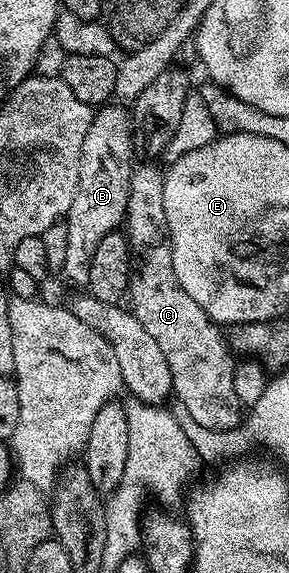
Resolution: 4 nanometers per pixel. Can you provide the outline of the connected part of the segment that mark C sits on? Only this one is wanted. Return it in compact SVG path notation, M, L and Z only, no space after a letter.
M146 163L135 166L128 193L128 209L124 220L124 234L130 240L131 248L136 251L136 266L132 271L130 289L128 292L129 310L136 320L144 325L145 331L153 336L164 353L165 360L172 373L173 398L183 402L192 413L197 423L212 430L232 430L237 428L244 419L244 405L240 397L236 397L234 384L235 356L228 346L227 336L223 328L184 293L184 285L176 281L176 269L172 269L172 249L166 233L166 218L164 217L164 171L160 166L153 167Z

